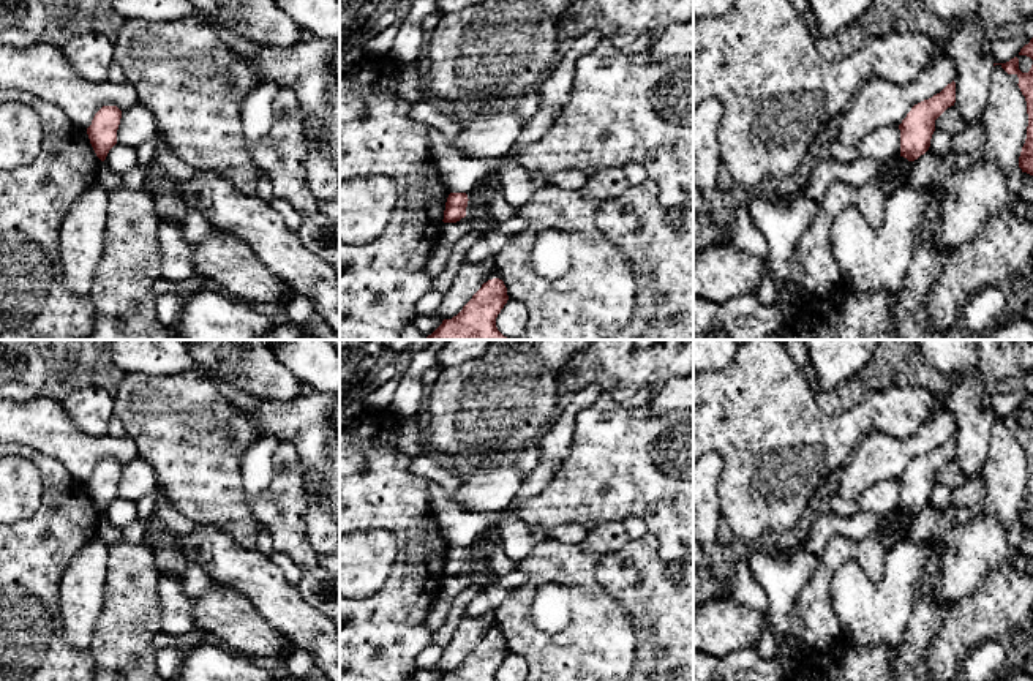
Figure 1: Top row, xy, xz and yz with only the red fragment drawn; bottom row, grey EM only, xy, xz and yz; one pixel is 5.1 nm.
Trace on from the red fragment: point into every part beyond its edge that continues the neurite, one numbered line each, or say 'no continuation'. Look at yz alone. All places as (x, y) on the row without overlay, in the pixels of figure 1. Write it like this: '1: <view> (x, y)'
no continuation

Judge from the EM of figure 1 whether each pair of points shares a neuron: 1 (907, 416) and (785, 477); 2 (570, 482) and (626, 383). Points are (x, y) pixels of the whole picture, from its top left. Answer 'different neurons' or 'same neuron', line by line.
1: same neuron
2: different neurons

